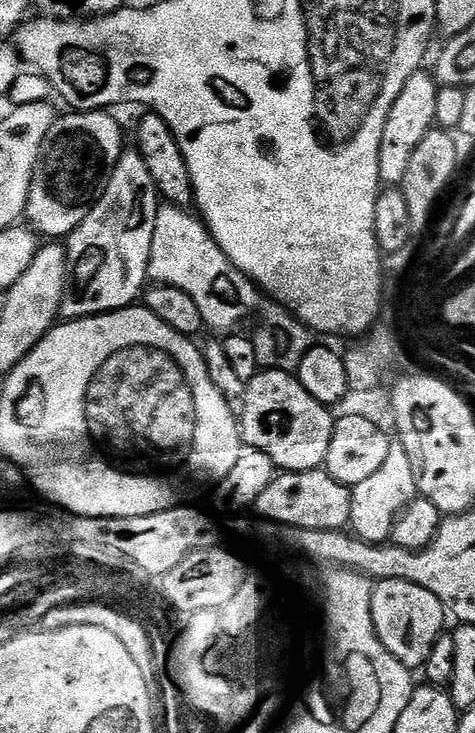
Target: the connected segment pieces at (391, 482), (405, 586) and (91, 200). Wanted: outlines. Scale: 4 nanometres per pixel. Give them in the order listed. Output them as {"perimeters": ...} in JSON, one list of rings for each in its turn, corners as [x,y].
{"perimeters":[[[[399,442],[393,443],[392,449],[386,454],[386,462],[382,462],[382,470],[370,474],[366,482],[358,482],[352,488],[351,531],[372,544],[391,541],[397,518],[417,496],[418,468],[413,453],[411,456]]],[[[402,578],[378,580],[374,587],[376,589],[370,595],[370,615],[376,626],[376,637],[409,670],[423,669],[430,658],[430,650],[434,650],[434,642],[438,642],[445,631],[446,609],[443,602],[430,590]]],[[[72,110],[67,114],[69,116],[57,115],[46,138],[42,138],[42,146],[30,182],[26,220],[44,238],[67,238],[84,221],[88,211],[95,206],[96,201],[104,193],[104,185],[112,177],[112,171],[118,158],[126,150],[124,132],[120,129],[119,122],[111,116],[113,114],[111,111],[82,112]]]]}

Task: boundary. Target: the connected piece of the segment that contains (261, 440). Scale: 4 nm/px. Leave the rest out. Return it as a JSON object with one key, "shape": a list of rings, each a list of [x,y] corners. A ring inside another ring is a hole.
{"shape":[[[287,367],[264,368],[247,381],[242,401],[244,413],[239,413],[240,435],[249,448],[257,448],[272,456],[277,469],[301,472],[324,468],[336,429],[333,409],[323,404],[302,386],[299,375]]]}

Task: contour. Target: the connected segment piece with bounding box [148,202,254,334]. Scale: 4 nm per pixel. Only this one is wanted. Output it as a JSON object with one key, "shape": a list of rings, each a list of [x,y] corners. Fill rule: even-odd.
{"shape":[[[161,203],[154,218],[154,242],[150,246],[148,263],[149,281],[178,286],[198,302],[205,325],[217,328],[224,334],[244,315],[249,315],[248,291],[253,281],[225,254],[222,246],[212,237],[207,224],[199,215],[188,213],[187,207]],[[228,328],[228,329],[227,329]]]}

